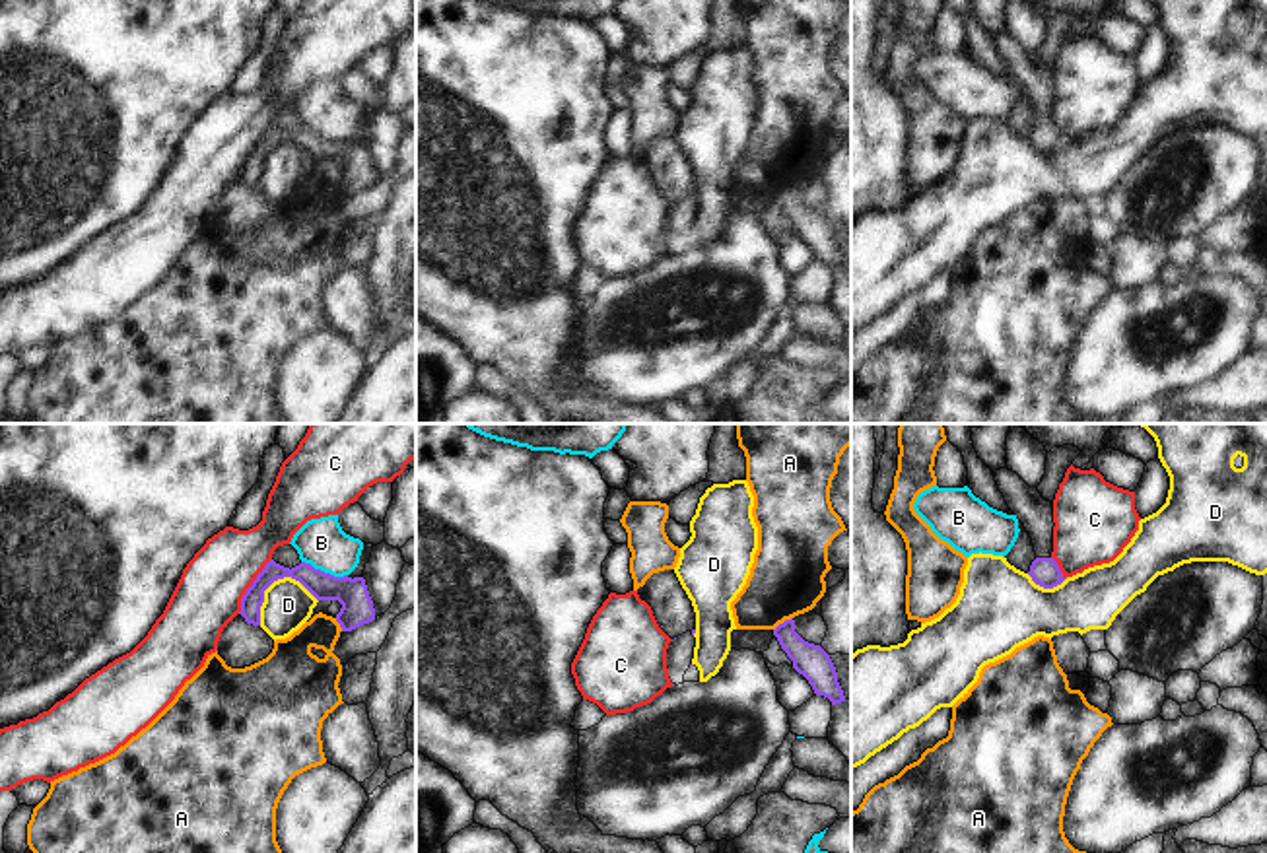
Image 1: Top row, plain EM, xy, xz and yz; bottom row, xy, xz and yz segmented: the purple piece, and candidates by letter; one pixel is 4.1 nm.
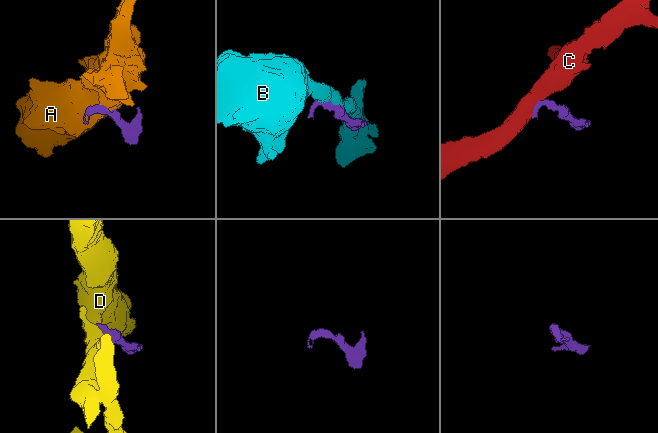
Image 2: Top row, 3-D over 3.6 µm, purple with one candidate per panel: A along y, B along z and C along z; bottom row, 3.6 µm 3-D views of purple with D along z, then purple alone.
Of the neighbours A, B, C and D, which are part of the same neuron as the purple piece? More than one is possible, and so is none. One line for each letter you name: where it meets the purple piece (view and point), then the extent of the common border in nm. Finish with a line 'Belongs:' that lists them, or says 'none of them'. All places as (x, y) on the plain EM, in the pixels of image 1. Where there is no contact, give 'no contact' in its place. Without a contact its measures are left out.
Belongs: none of them

